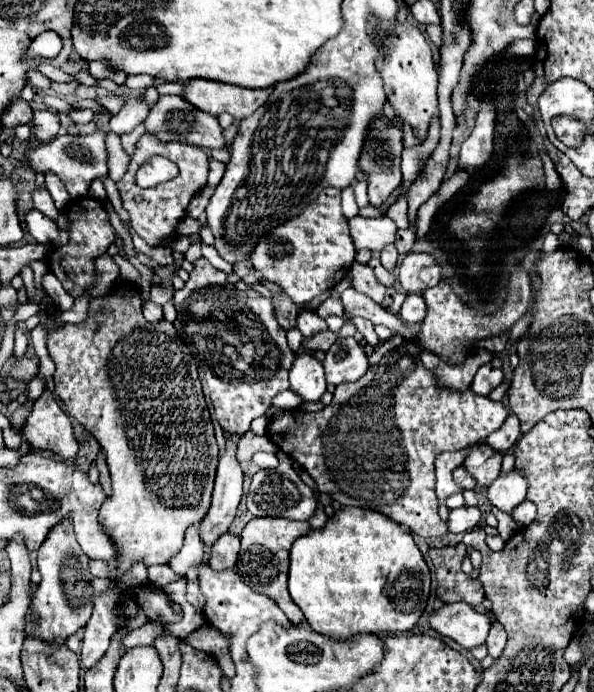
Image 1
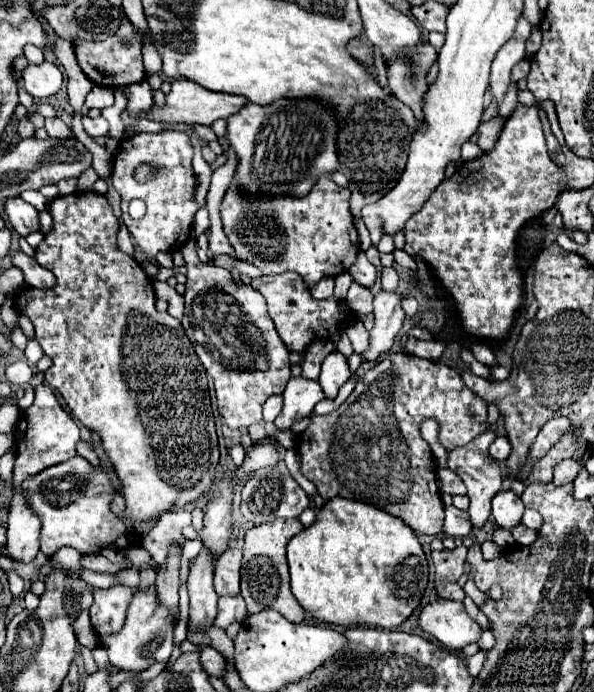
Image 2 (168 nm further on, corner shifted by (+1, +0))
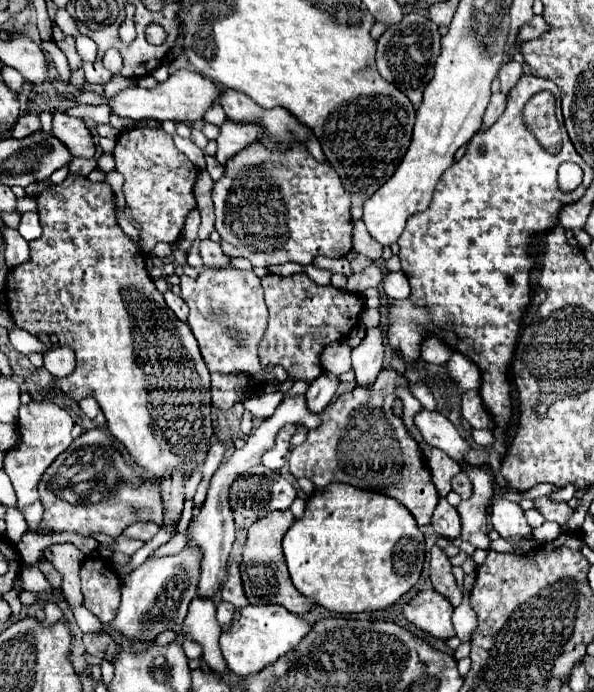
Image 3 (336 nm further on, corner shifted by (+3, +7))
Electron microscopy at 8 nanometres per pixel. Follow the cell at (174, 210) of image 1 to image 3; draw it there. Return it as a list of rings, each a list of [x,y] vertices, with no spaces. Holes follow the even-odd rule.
[[[133,128],[119,134],[115,144],[117,172],[125,176],[123,194],[133,222],[139,226],[139,240],[147,254],[157,242],[173,244],[179,240],[187,214],[195,208],[193,186],[199,170],[175,148],[173,138],[161,128]]]

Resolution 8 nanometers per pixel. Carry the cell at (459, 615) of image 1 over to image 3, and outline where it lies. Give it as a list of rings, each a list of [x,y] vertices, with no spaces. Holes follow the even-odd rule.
[[[435,590],[419,592],[413,600],[409,600],[401,614],[419,630],[429,632],[435,638],[449,640],[455,636],[453,624],[451,624],[451,614],[453,606],[445,596],[441,596]]]

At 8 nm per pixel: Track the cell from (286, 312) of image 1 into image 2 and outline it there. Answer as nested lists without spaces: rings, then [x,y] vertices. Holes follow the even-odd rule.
[[[281,273],[281,275],[271,275],[271,277],[257,277],[251,281],[251,287],[257,289],[269,307],[269,315],[283,339],[283,343],[289,347],[289,351],[299,351],[303,353],[307,349],[307,345],[315,339],[331,339],[335,333],[345,329],[345,323],[349,323],[349,319],[355,319],[355,315],[349,311],[347,305],[339,303],[335,297],[329,299],[315,299],[309,289],[305,287],[303,279],[299,275],[293,273]]]

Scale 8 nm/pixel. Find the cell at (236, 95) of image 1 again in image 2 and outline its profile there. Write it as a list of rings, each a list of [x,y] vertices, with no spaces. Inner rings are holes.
[[[177,79],[171,83],[171,93],[167,95],[165,107],[153,105],[147,117],[161,121],[161,123],[165,121],[165,123],[185,123],[185,125],[195,125],[195,123],[211,125],[217,119],[227,119],[227,117],[239,113],[245,107],[245,103],[247,103],[245,97],[229,95],[229,93],[215,93],[215,91],[209,91],[189,79]]]

